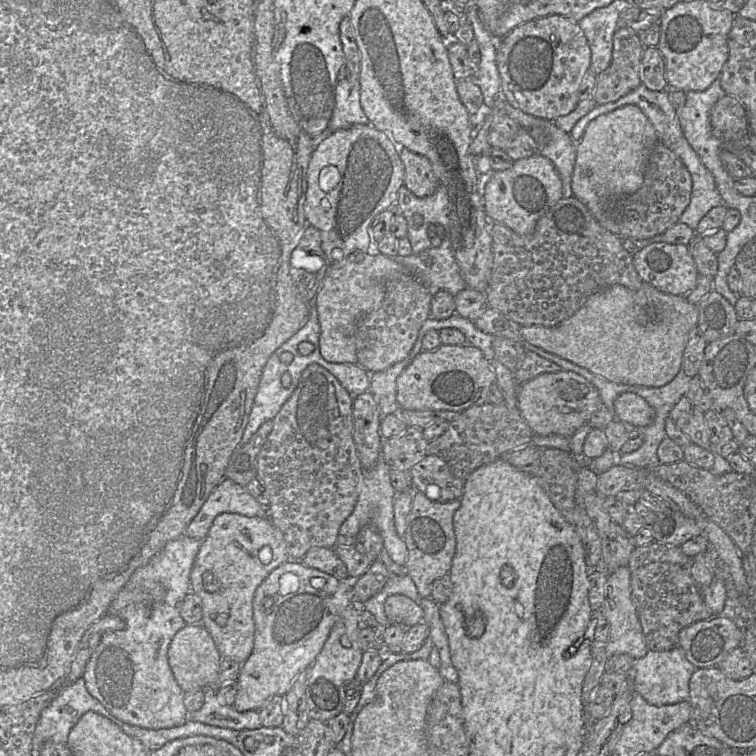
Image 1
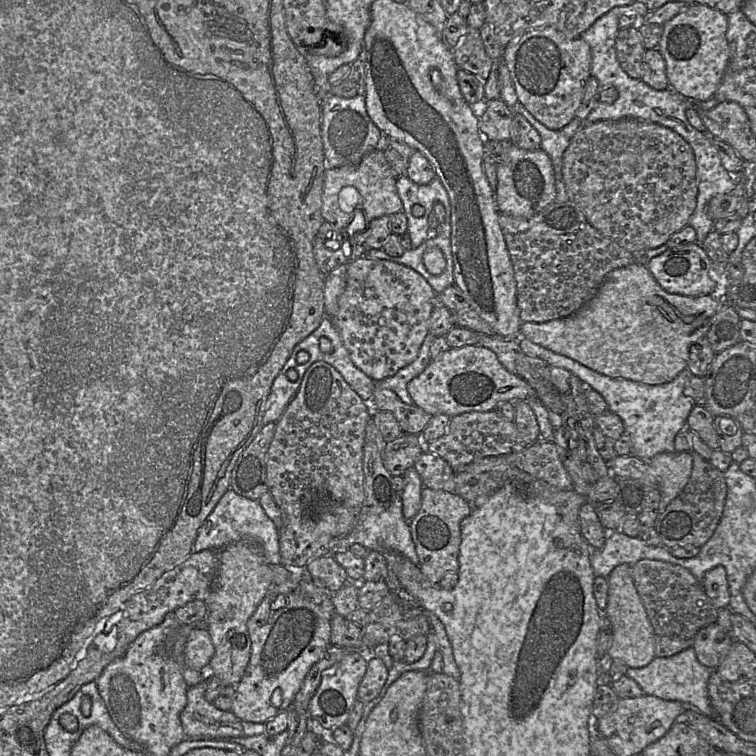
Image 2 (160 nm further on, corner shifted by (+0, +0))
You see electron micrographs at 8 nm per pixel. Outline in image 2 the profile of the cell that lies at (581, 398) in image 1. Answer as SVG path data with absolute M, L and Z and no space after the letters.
M479 344L450 347L431 360L425 370L407 384L407 390L413 404L427 414L450 417L471 411L493 411L500 402L515 403L536 395L525 380L506 370L492 350Z

